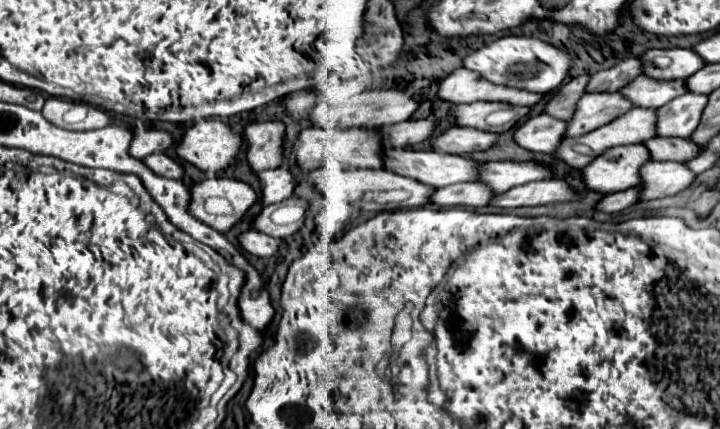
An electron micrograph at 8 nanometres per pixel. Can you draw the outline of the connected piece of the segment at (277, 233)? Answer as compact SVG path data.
M268 205L268 207L264 207L262 213L254 219L252 229L260 231L260 233L266 233L266 235L270 235L270 237L278 237L278 239L290 237L292 233L296 233L296 231L302 227L304 221L296 221L296 223L290 223L290 225L276 225L276 223L272 223L272 219L270 219L270 215L276 211L276 207L278 207L278 205Z

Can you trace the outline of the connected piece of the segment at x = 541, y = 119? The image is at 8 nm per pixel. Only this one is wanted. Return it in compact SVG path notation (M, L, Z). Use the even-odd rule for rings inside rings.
M530 115L514 129L514 141L532 153L552 153L564 139L566 123L550 115Z

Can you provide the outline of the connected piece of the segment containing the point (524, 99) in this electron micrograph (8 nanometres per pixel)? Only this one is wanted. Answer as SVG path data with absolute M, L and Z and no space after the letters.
M456 69L438 83L436 97L446 103L474 103L474 101L498 101L508 105L534 105L544 95L528 93L512 87L498 87L484 81L478 73L468 69Z

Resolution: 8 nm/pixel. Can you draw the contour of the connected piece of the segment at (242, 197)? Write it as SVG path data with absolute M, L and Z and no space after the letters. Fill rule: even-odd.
M210 177L190 187L190 213L194 213L194 217L198 217L202 223L214 227L220 233L226 233L234 223L238 223L254 201L256 193L250 185L228 177Z

